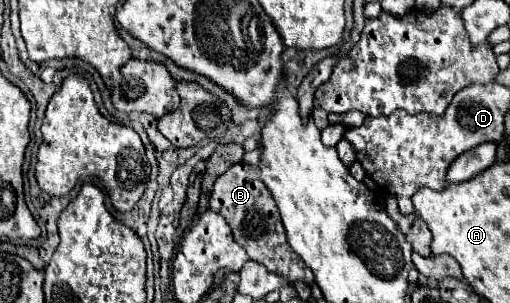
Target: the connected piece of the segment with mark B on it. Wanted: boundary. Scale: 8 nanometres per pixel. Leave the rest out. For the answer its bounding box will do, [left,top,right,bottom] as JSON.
[210,163,314,285]

